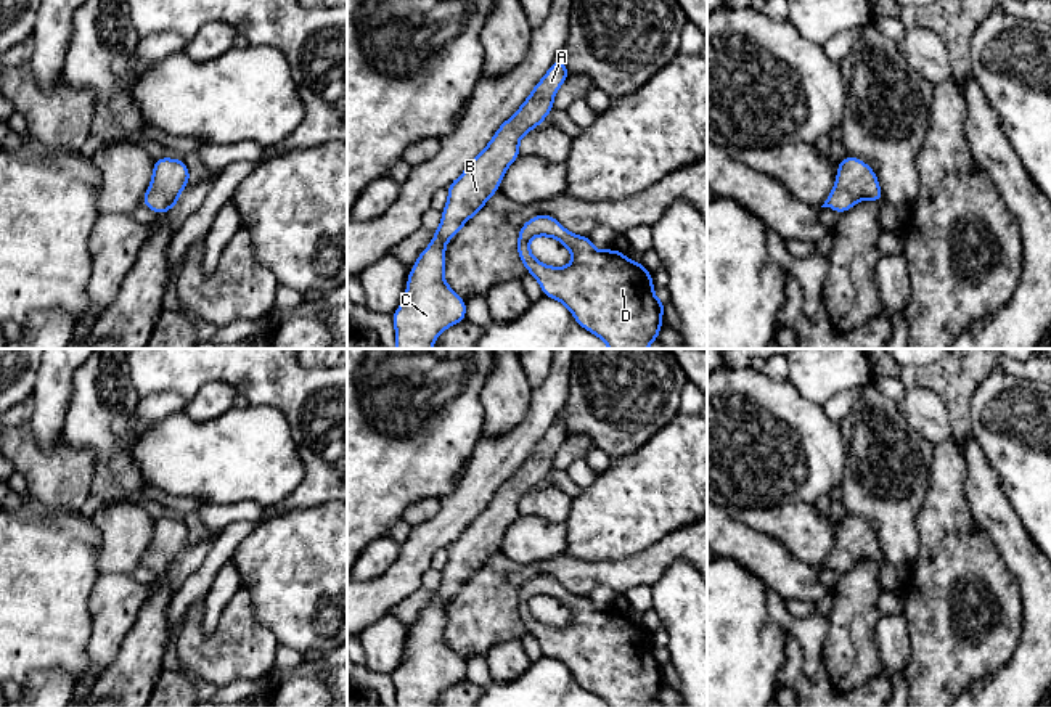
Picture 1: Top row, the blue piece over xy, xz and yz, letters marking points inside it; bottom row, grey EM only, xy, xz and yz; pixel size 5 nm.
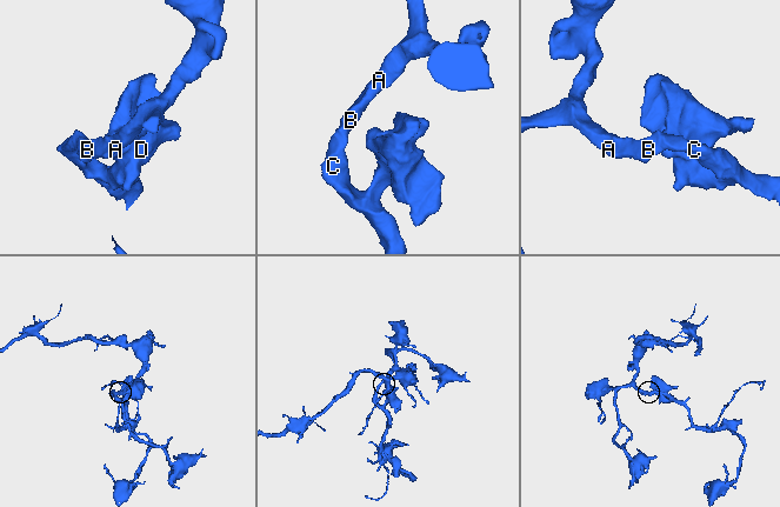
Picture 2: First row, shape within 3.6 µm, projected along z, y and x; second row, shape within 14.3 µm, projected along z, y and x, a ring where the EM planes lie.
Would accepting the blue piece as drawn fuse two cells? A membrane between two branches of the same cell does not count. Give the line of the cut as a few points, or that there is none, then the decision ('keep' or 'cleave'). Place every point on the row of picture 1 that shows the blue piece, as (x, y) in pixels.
no cut; keep

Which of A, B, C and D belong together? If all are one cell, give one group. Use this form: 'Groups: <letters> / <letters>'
Groups: A B C D

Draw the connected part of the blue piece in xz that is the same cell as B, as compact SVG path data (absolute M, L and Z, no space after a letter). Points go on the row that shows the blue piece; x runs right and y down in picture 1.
M558 58L513 117L447 186L442 223L408 275L405 300L391 315L397 349L432 349L440 331L466 320L466 300L444 280L445 244L498 191L505 170L519 157L521 137L548 117L554 95L567 77L567 66Z

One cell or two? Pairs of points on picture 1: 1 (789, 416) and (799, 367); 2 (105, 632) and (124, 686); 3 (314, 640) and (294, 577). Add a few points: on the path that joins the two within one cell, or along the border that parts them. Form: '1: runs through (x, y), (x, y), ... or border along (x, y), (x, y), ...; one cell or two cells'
1: border along (786, 380), (821, 407); two cells
2: border along (132, 624), (118, 656), (95, 678); two cells
3: runs through (298, 624), (294, 621), (294, 593); one cell

